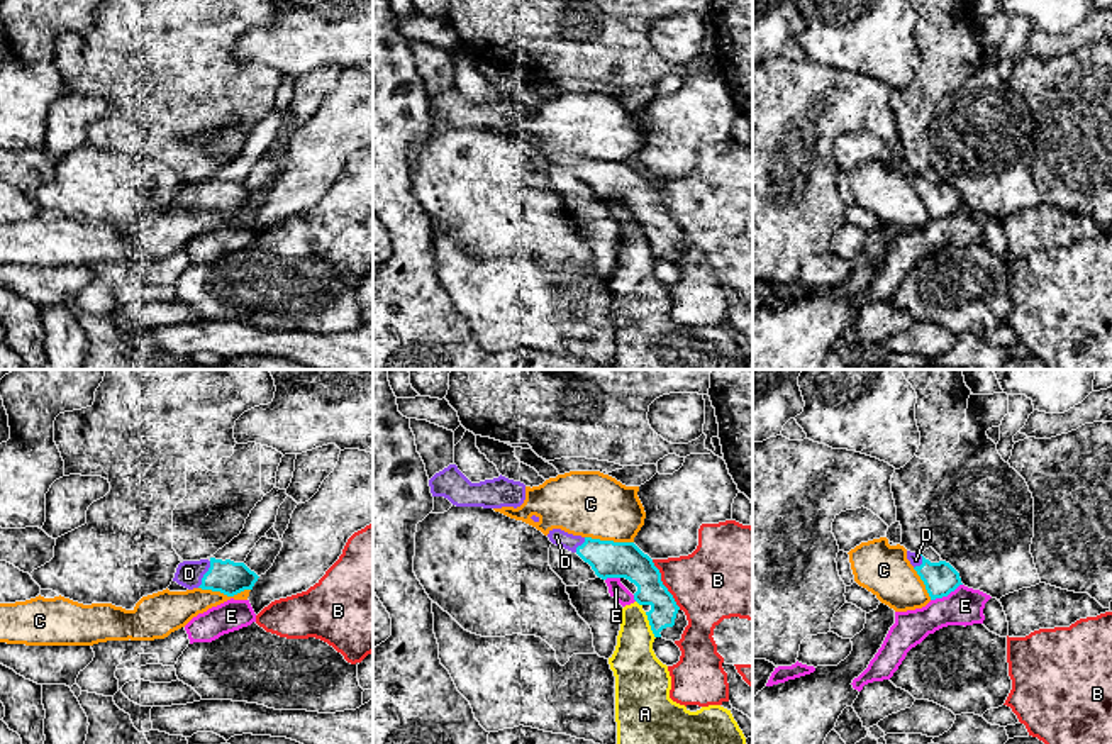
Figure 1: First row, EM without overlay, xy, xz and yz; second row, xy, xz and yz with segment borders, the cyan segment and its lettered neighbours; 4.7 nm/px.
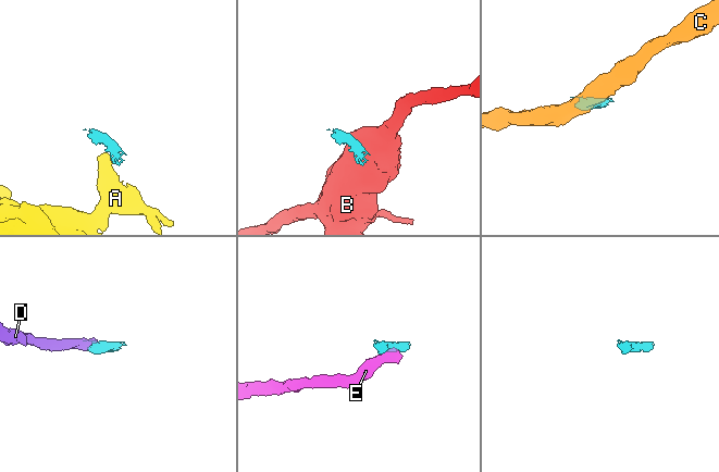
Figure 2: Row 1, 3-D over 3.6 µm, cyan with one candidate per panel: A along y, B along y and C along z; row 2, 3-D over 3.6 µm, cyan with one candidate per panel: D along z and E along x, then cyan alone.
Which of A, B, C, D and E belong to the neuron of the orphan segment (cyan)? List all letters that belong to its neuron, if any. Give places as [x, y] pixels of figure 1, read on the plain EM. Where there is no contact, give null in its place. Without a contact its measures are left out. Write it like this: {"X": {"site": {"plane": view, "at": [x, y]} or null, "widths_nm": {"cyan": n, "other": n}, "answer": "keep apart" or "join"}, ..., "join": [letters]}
{"A": {"site": {"plane": "xz", "at": [650, 244]}, "widths_nm": {"cyan": 140, "other": 240}, "answer": "keep apart"}, "B": {"site": {"plane": "xz", "at": [663, 205]}, "widths_nm": {"cyan": 180, "other": 360}, "answer": "keep apart"}, "C": {"site": {"plane": "xy", "at": [224, 214]}, "widths_nm": {"cyan": 160, "other": 180}, "answer": "keep apart"}, "D": {"site": {"plane": "xy", "at": [204, 195]}, "widths_nm": {"cyan": 160, "other": 130}, "answer": "join"}, "E": {"site": {"plane": "yz", "at": [946, 216]}, "widths_nm": {"cyan": 160, "other": 180}, "answer": "keep apart"}, "join": ["D"]}

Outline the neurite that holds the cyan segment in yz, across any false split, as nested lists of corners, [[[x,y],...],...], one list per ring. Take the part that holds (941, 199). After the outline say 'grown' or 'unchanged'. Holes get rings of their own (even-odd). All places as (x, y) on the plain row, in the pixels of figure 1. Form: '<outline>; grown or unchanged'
[[[907,171],[907,180],[920,197],[931,220],[948,217],[961,203],[959,193],[946,181],[931,183],[920,175]]]; grown

